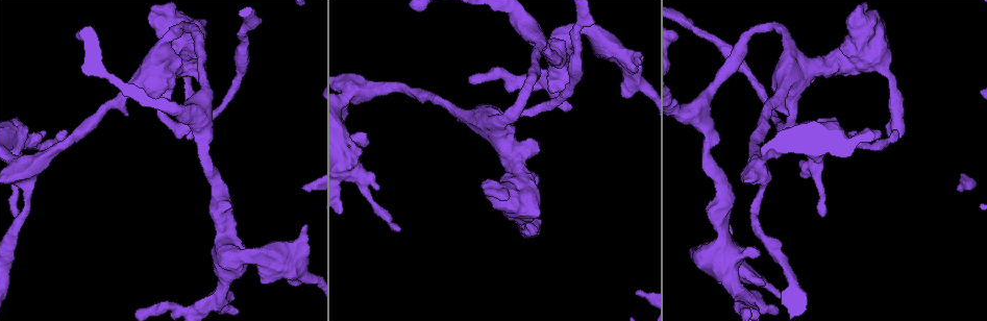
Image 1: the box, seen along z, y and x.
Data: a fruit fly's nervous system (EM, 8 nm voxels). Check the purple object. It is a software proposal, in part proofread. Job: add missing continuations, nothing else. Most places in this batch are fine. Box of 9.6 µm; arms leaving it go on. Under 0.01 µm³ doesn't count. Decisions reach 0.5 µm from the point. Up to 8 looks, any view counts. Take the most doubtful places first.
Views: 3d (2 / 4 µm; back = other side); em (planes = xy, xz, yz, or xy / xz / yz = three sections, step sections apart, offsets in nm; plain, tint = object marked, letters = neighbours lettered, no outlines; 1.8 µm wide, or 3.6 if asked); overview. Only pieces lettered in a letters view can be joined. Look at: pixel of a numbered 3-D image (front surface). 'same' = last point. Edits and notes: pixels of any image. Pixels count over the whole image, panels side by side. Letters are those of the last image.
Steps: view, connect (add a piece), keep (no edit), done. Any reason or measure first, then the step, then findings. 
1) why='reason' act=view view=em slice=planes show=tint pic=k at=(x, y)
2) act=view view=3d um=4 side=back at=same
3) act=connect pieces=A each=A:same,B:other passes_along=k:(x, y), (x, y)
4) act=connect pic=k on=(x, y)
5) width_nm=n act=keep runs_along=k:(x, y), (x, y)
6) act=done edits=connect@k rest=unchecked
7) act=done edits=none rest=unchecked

why='an open end' act=view view=3d um=2 pic=1 at=(635, 293)

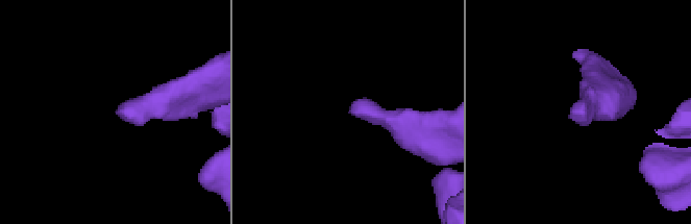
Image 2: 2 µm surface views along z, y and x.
act=view view=em um=3.6 slice=planes show=letters pic=2 at=(579, 108)

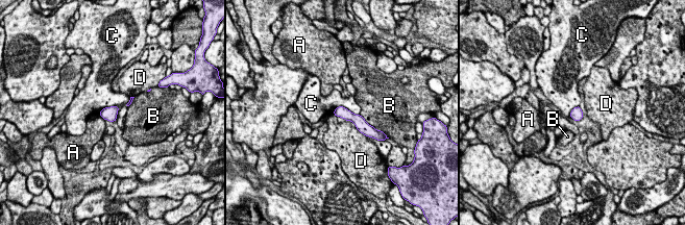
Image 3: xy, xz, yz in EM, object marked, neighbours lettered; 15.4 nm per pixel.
width_nm=170 act=keep each=A:other,B:other,C:other,D:other border=3:(119, 107), (105, 106), (98, 114) found='no lettered piece goes on from it'

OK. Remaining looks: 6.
why='thin neck' act=view view=em slice=planes show=letters pic=1 at=(300, 278)

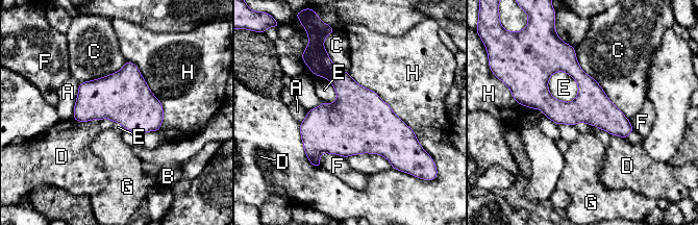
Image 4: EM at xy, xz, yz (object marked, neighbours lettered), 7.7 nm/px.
act=keep each=A:other,B:other,C:other,D:other,E:other,F:other,G:other,H:other border=4:(552, 73), (549, 92), (572, 101) found='no lettered piece goes on from it'

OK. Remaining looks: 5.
act=view view=em slice=planes show=tint pic=1 at=(544, 81)

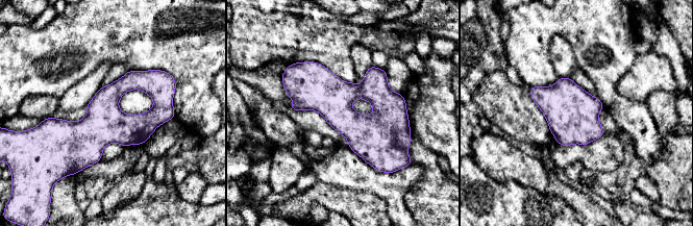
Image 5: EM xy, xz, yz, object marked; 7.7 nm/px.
act=view view=em slice=planes show=letters at=same

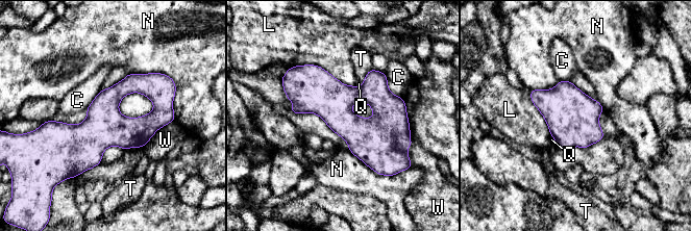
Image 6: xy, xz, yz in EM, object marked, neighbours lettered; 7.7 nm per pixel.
act=keep each=C:other,L:other,N:other,Q:other,T:other,W:other runs_along=6:(170, 101), (140, 130), (48, 128) found='no lettered piece goes on from it'

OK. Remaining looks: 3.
why='thick turns thin' act=view view=em um=3.6 slice=planes show=plain pic=1 at=(192, 55)

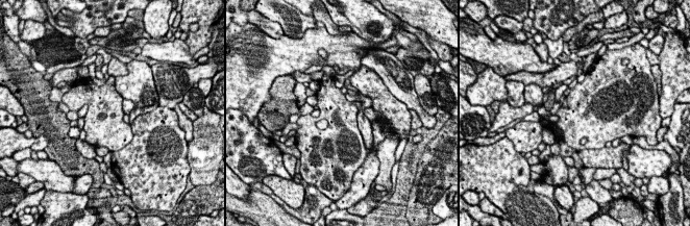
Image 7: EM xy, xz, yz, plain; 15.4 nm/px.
why='see the neighbours' act=view view=em um=3.6 slice=planes show=letters at=same

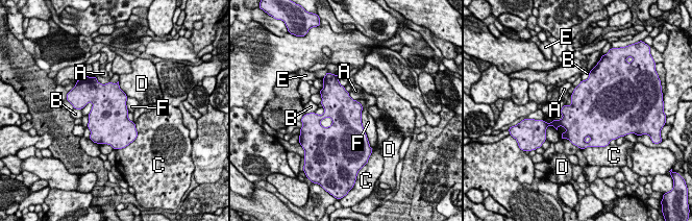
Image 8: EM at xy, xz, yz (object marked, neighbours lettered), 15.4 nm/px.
act=keep each=A:other,B:other,C:other,D:other,E:other,F:other border=8:(362, 108), (362, 126), (368, 139) found='no lettered piece goes on from it'

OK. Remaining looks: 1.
act=done edits=none rest=unchecked

